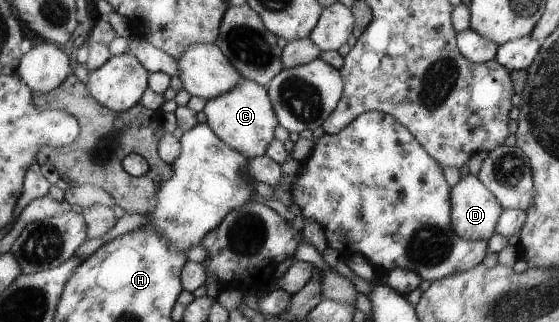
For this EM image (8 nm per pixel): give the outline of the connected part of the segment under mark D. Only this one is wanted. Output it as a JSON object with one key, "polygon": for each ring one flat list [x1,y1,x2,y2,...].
{"polygon":[[464,175,452,187,452,229,466,241,488,241,497,233,503,206,478,176]]}

